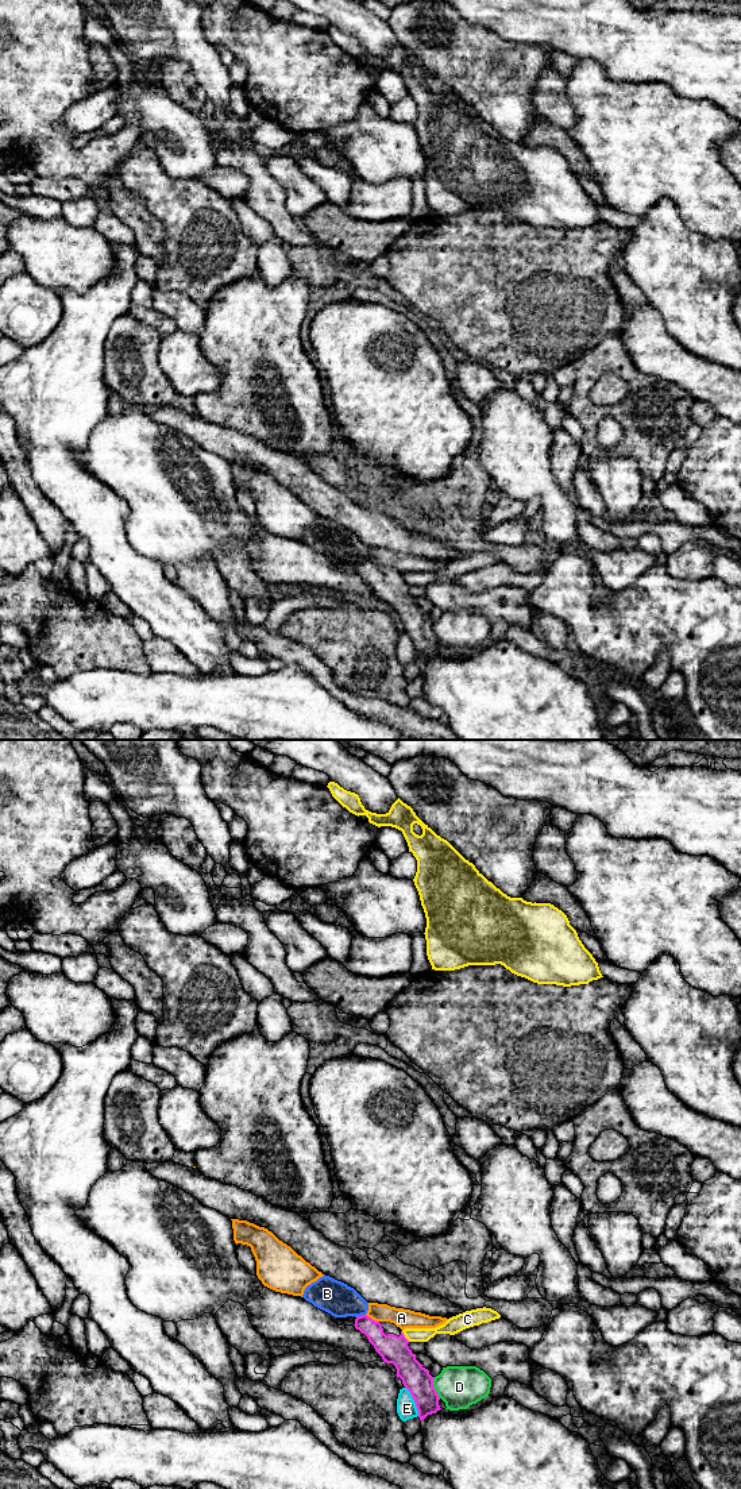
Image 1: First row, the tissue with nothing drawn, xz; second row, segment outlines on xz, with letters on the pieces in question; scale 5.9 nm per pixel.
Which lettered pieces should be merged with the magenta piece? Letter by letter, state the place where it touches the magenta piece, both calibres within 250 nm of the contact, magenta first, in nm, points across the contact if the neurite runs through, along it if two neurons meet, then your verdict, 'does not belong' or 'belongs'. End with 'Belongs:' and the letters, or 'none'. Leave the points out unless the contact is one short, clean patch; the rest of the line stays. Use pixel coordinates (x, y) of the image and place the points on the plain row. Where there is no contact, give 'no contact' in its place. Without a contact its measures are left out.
A: xz (371, 563) | 170/110 nm | along xz (366, 558), (378, 566) | does not belong
B: xz (362, 559) | 150/200 nm | across xz (390, 590), (362, 559), (350, 547), (327, 537) | belongs
C: xz (404, 581) | 170/80 nm | does not belong
D: xz (433, 632) | 160/260 nm | does not belong
E: xz (415, 645) | 160/120 nm | does not belong
Belongs: B

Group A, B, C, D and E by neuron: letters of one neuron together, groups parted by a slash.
A / B / C / D / E

